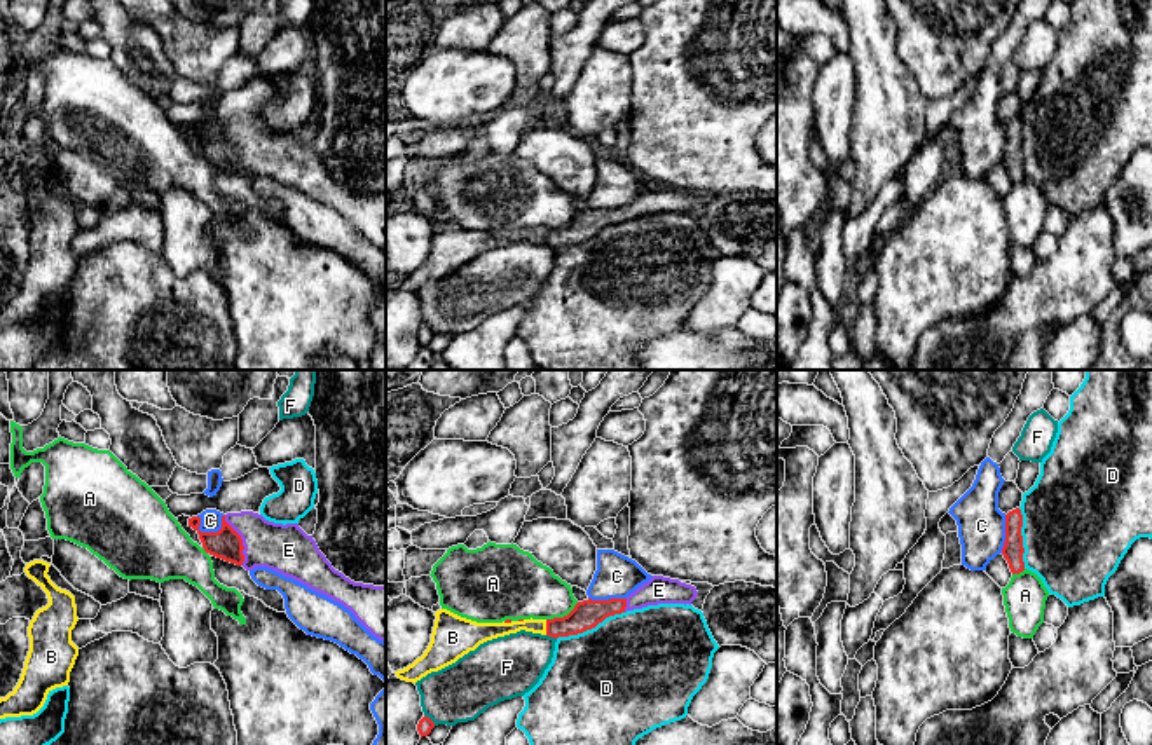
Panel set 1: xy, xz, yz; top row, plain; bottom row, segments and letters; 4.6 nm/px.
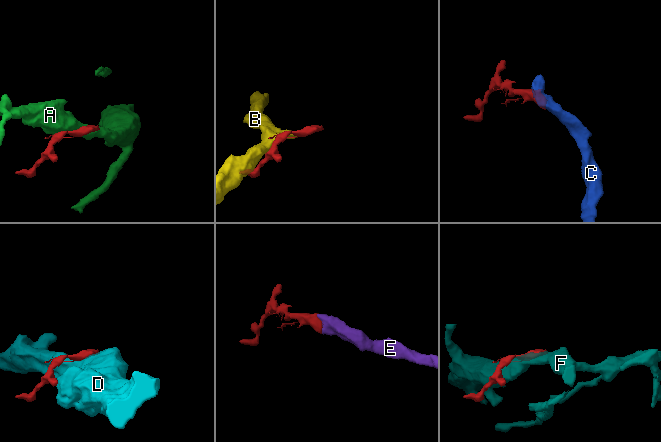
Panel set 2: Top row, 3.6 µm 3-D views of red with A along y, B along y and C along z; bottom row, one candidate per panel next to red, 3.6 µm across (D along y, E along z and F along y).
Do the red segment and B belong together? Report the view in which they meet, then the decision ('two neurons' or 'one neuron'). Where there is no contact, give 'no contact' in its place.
xz | one neuron

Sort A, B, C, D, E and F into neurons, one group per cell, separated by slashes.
A / B E / C / D / F

